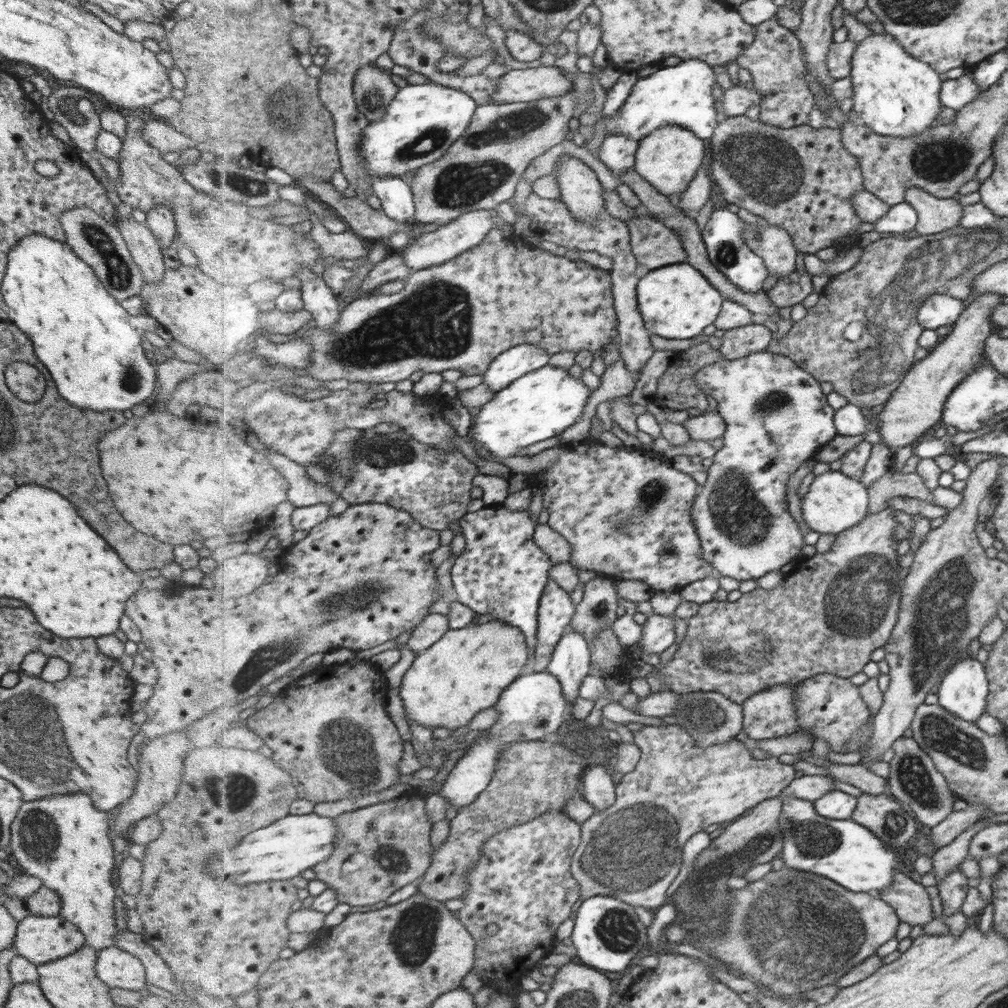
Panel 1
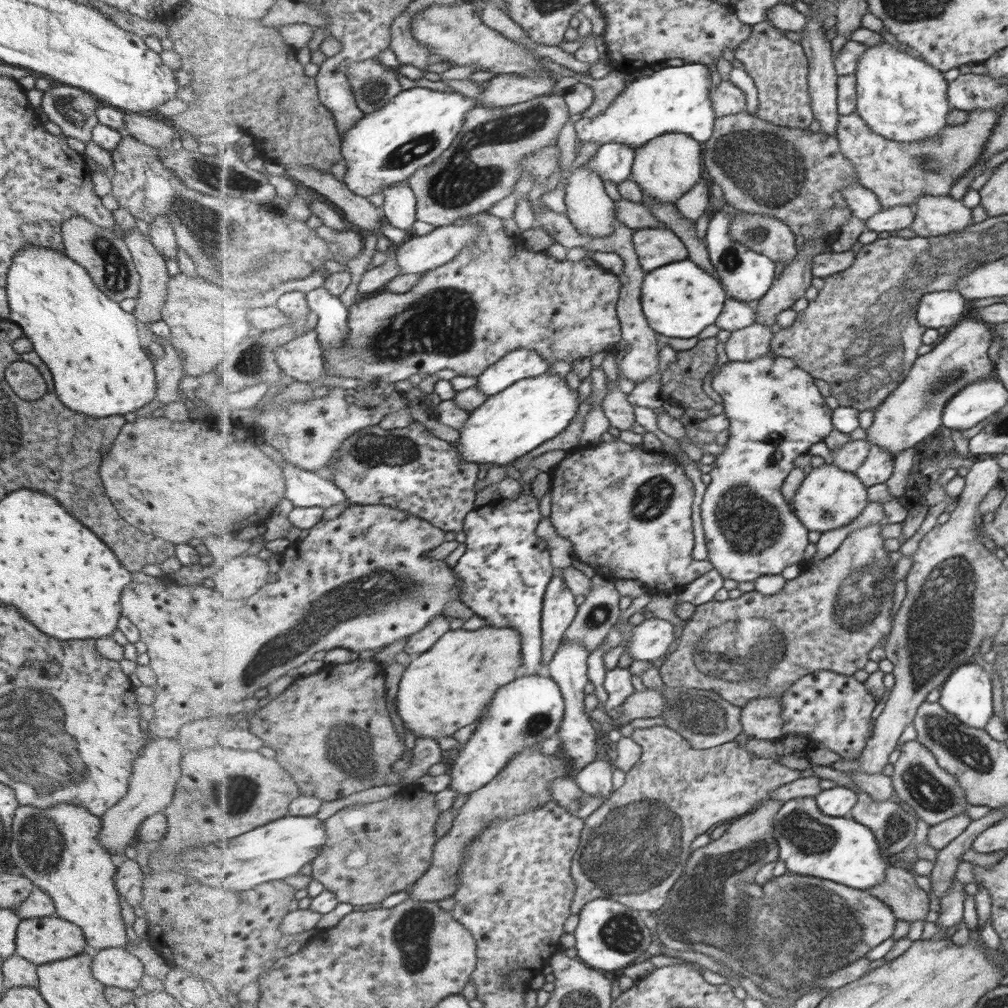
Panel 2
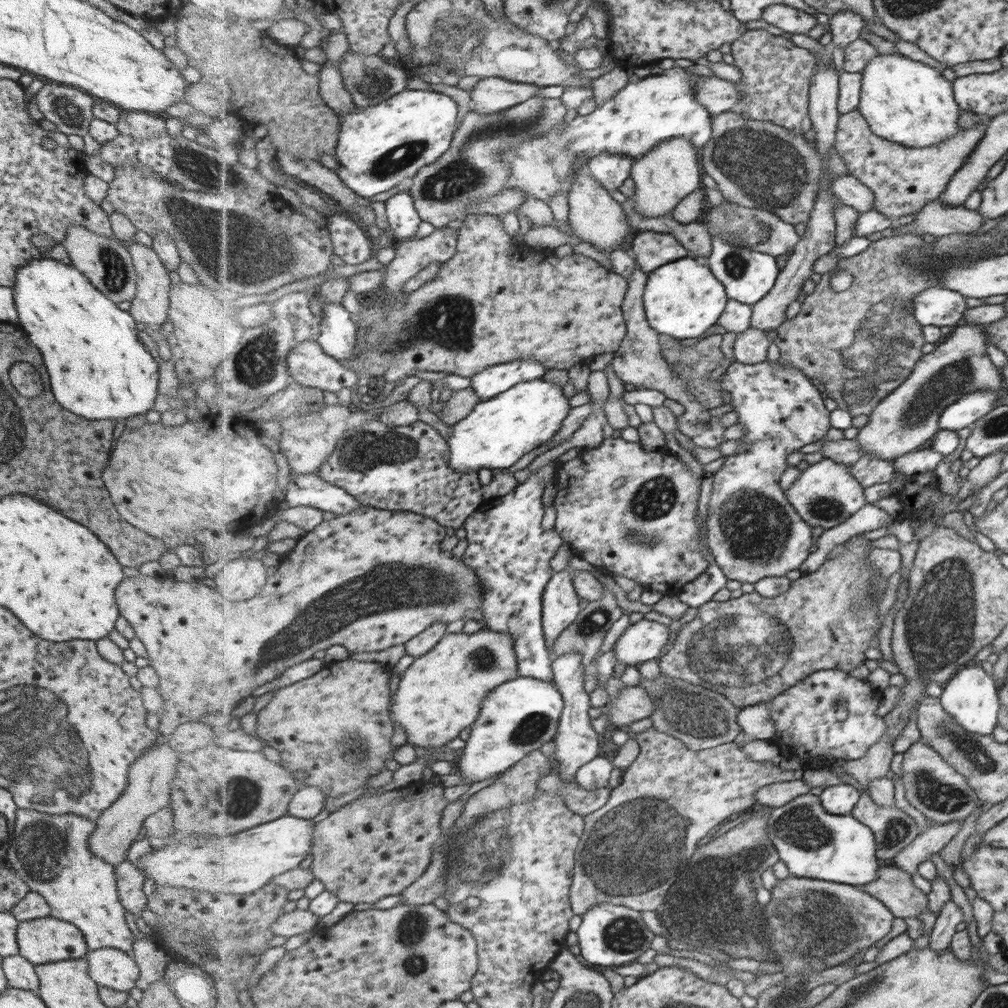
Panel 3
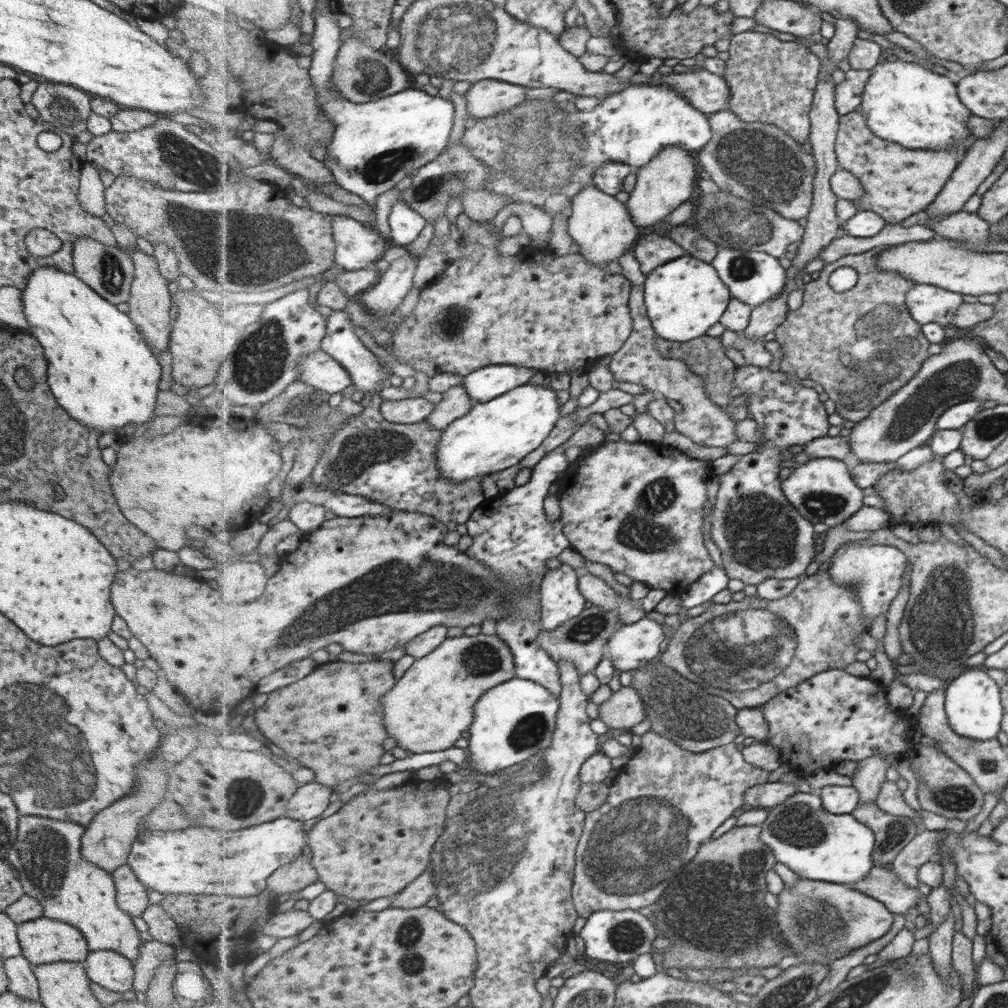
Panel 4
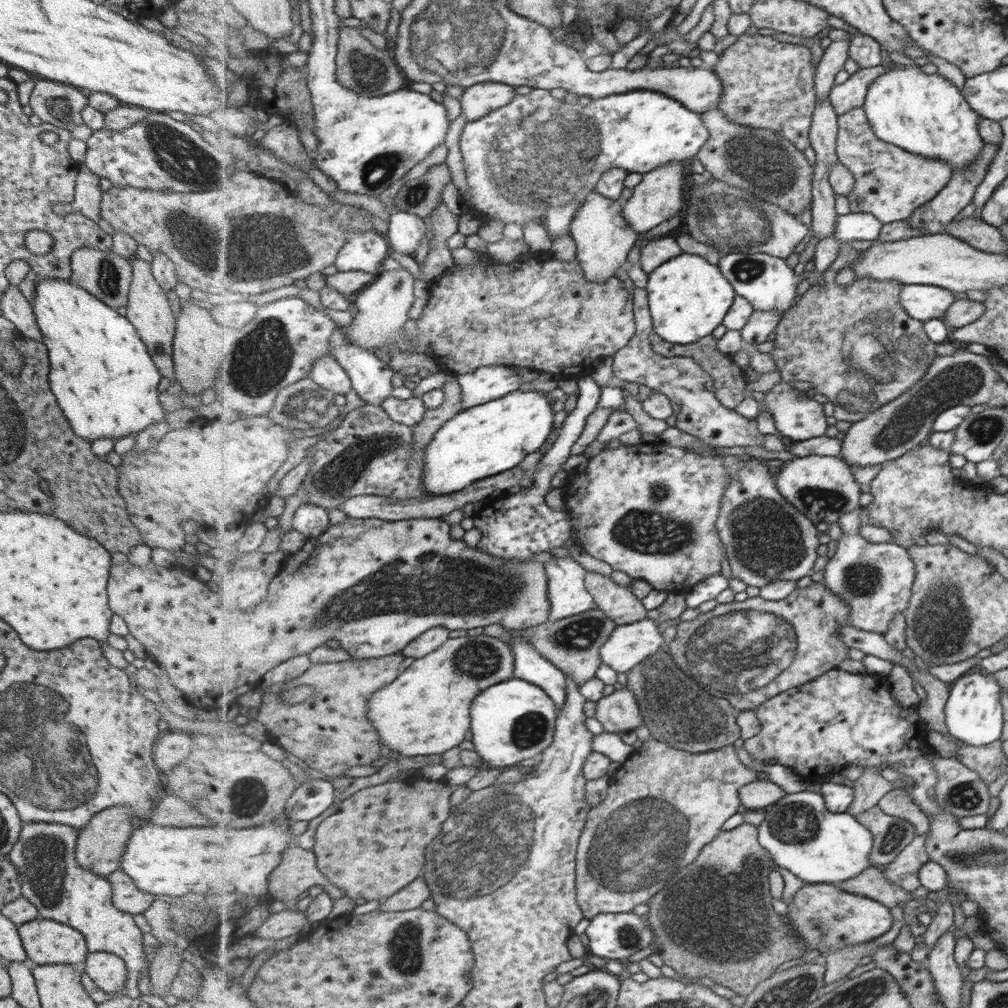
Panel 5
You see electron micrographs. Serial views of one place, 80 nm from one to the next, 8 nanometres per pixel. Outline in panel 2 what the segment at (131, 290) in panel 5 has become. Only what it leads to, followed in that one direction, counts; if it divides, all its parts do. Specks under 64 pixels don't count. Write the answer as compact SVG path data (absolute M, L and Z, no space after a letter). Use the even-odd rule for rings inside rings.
M136 228L123 232L121 238L130 252L139 279L139 292L135 298L137 304L131 314L142 323L157 322L169 278L164 258L151 244L150 237Z

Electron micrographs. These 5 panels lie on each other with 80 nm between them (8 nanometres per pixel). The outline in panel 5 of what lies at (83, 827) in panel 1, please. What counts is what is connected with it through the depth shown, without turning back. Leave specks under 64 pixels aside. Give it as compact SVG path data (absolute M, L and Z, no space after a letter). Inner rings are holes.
M28 822L21 825L19 838L6 854L11 865L17 870L18 882L20 883L21 897L35 906L39 918L63 923L78 930L84 938L88 953L104 952L121 957L125 965L125 983L119 994L129 998L138 998L137 982L142 974L148 971L149 963L145 957L146 947L141 943L141 931L133 923L131 914L116 910L111 904L111 886L105 877L97 876L93 872L81 870L75 864L75 839L79 830L72 826L48 822Z

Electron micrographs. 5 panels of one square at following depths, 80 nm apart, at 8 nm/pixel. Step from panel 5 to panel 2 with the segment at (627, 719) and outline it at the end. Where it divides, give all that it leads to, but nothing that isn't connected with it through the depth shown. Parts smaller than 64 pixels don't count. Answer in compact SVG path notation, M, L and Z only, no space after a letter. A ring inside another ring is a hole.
M659 689L635 691L622 704L622 713L631 720L634 718L657 718L661 711L665 712L665 698Z

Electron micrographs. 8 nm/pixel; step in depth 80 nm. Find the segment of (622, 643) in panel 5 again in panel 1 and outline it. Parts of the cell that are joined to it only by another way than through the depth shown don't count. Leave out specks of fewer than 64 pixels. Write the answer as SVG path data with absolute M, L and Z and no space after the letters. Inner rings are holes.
M654 614L643 625L641 638L636 645L641 654L660 655L673 646L675 636L675 620L667 615Z

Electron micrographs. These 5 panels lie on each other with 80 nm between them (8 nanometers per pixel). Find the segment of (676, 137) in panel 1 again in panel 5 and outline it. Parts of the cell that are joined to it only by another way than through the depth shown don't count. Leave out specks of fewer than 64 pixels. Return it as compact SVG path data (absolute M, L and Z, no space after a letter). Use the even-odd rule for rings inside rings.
M673 160L665 166L659 166L657 170L646 172L643 180L634 188L632 196L623 203L623 214L626 216L627 222L641 236L647 230L653 230L659 223L665 222L673 218L681 208L685 208L685 172L687 172L687 164L685 161Z

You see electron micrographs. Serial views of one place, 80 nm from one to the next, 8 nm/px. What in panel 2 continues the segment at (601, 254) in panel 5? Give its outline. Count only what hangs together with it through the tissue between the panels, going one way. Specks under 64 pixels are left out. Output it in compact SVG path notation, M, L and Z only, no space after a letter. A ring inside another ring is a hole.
M584 165L573 169L566 182L565 204L567 214L574 225L580 231L594 237L609 237L611 233L614 233L619 224L616 202L605 192L604 180L601 176L589 166Z

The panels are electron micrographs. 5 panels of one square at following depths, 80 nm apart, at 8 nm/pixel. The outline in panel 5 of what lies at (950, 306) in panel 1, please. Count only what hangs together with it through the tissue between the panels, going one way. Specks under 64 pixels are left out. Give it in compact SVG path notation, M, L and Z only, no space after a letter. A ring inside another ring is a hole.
M901 285L898 297L901 307L913 320L940 321L956 300L950 290L931 285Z

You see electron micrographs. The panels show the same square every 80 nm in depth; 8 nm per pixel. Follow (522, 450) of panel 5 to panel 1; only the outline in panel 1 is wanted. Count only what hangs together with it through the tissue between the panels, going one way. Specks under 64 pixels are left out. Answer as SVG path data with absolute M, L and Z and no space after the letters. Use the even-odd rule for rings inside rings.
M545 366L511 383L480 408L468 432L468 441L473 448L485 448L491 455L501 458L518 455L519 450L558 437L577 425L584 416L591 394L591 388L587 388L581 378L573 378L569 370Z

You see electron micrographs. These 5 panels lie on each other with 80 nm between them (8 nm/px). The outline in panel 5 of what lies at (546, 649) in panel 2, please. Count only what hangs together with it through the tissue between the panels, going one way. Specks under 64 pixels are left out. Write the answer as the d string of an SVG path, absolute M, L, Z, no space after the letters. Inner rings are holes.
M554 557L545 563L548 576L551 622L583 614L595 606L587 590L588 571L571 557Z

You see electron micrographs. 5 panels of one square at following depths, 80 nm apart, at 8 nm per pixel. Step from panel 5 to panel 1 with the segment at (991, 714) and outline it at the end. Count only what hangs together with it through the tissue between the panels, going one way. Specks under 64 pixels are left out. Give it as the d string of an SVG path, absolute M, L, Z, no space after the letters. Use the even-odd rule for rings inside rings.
M977 659L956 660L936 688L936 704L957 718L974 723L983 714L989 680Z

